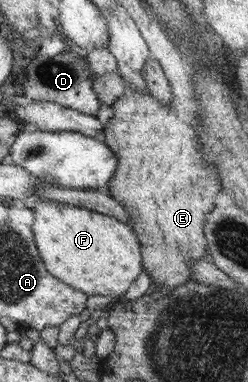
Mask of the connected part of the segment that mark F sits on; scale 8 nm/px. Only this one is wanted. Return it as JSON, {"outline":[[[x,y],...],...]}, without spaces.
{"outline":[[[44,201],[36,205],[35,241],[50,274],[86,294],[121,299],[145,271],[143,246],[134,230],[101,212],[73,204]]]}

